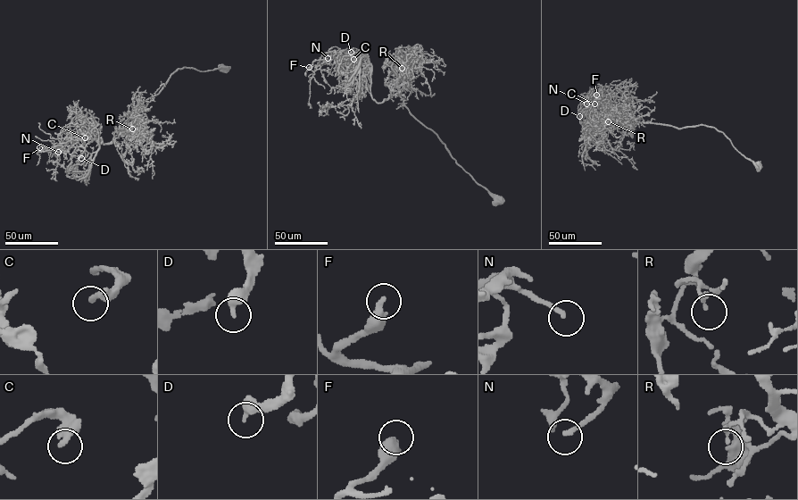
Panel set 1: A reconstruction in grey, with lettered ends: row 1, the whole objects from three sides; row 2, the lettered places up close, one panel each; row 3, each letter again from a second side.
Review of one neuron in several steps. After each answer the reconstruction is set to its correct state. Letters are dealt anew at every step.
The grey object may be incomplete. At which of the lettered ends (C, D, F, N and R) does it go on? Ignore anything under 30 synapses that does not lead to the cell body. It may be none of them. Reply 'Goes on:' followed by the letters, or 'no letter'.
Goes on: F, N

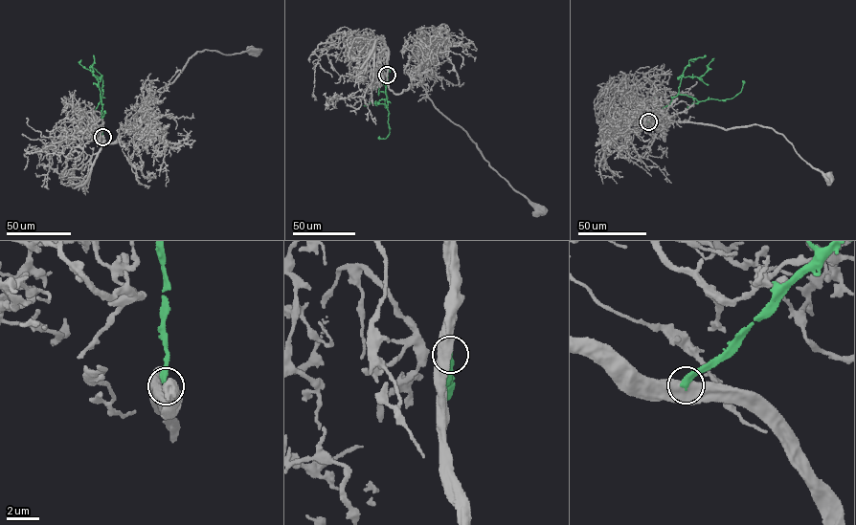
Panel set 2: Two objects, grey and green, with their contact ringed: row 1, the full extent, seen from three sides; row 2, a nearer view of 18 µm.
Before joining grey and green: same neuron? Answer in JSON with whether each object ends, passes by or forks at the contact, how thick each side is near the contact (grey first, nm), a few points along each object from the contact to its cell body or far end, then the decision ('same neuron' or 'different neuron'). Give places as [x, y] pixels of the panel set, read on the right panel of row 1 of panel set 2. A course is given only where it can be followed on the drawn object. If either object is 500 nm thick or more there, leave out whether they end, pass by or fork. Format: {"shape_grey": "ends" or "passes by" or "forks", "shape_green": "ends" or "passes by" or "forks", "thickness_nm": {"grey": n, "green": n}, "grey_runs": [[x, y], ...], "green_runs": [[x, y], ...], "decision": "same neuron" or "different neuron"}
{"thickness_nm": {"grey": 750, "green": 360}, "grey_runs": [[648, 121], [665, 140], [664, 127], [669, 122], [687, 121], [725, 130], [755, 123], [772, 128], [829, 179]], "green_runs": [[648, 121], [678, 94], [698, 101], [725, 100], [740, 93], [742, 80]], "decision": "different neuron"}

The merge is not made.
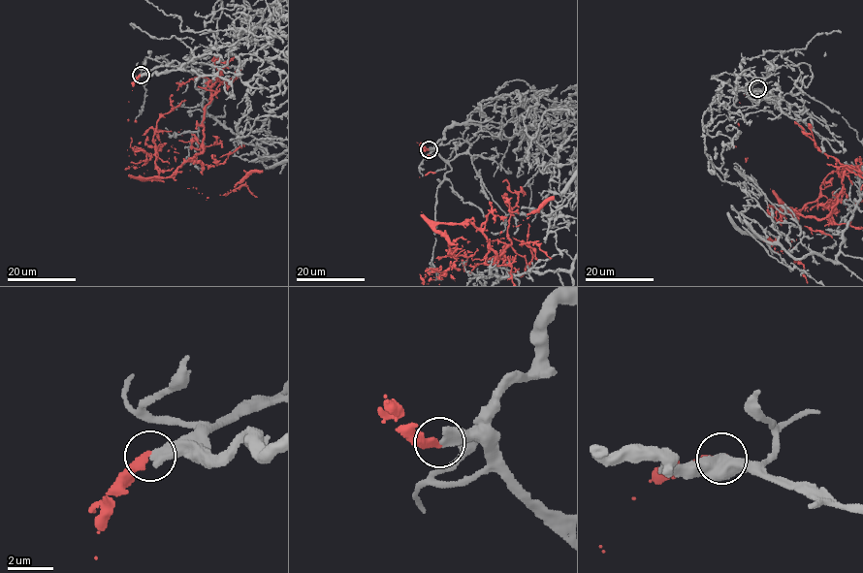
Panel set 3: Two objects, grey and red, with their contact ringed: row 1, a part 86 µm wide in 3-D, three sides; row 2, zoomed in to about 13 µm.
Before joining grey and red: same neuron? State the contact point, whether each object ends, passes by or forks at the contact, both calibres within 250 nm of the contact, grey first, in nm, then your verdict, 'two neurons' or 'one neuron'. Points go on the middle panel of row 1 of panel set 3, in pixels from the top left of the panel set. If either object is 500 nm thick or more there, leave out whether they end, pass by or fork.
place (429, 149); grey ends; red ends; calibres 440 and 360 nm; one neuron

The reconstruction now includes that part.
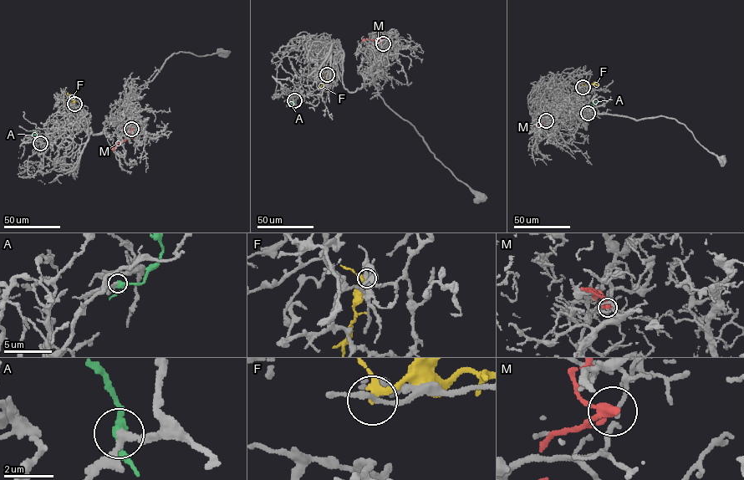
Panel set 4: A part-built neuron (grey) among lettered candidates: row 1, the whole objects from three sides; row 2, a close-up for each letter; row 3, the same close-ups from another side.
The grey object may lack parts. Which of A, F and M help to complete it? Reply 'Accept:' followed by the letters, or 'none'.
Accept: A

